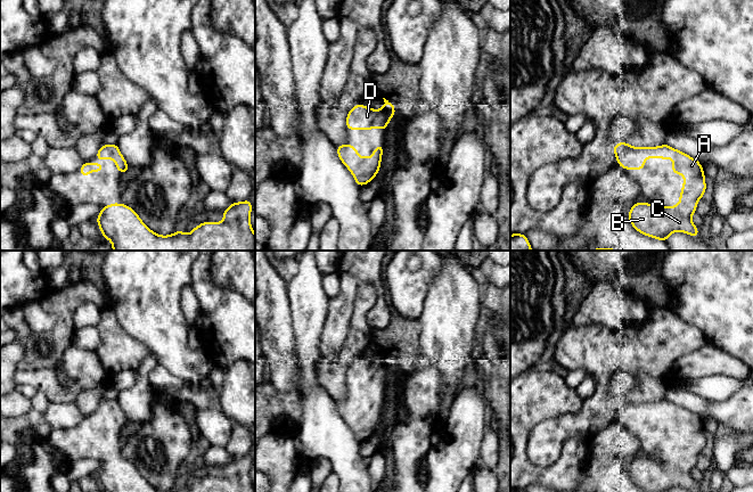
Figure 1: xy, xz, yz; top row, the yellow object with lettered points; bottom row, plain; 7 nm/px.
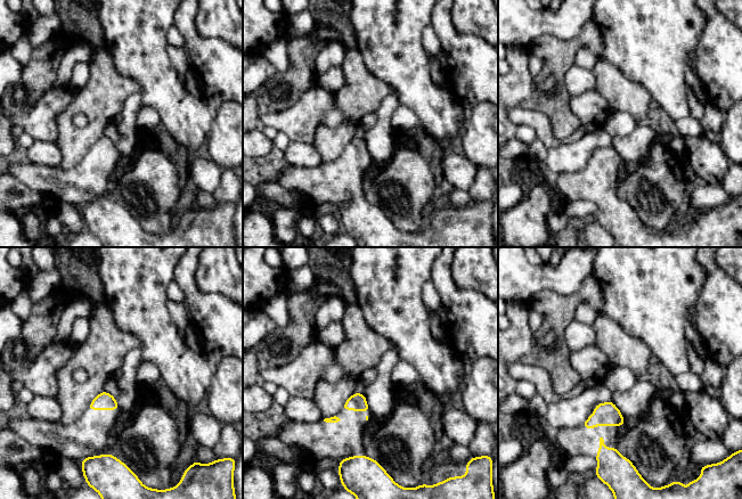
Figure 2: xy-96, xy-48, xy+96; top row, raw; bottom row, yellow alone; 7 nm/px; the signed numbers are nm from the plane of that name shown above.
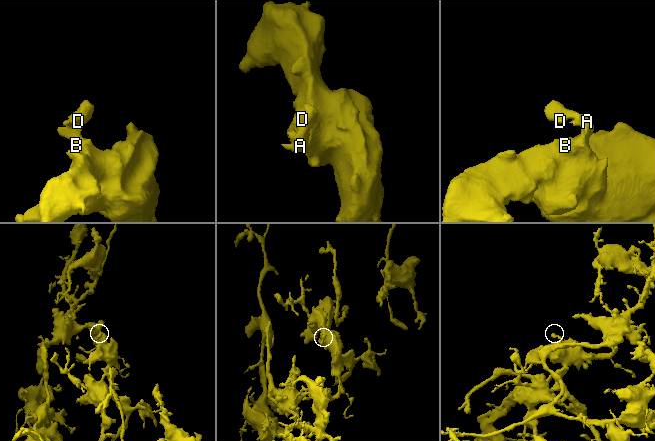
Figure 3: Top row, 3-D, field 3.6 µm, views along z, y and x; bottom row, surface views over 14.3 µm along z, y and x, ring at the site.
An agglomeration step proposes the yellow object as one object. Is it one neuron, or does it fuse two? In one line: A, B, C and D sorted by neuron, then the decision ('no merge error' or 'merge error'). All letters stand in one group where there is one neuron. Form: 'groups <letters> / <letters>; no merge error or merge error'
groups A B C D; no merge error

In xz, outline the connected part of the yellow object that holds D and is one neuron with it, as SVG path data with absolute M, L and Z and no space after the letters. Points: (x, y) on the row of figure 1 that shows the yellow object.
M386 100L380 109L371 109L365 105L355 105L346 115L347 130L386 130L390 120L395 115L393 102Z

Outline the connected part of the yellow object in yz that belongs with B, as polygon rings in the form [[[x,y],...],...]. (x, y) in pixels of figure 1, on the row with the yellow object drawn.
[[[617,142],[613,148],[617,164],[624,170],[644,170],[646,158],[672,158],[673,174],[684,175],[684,184],[677,206],[661,206],[638,202],[629,211],[630,224],[635,230],[647,237],[664,243],[672,232],[680,231],[691,237],[699,235],[693,223],[691,215],[697,208],[698,200],[706,190],[705,174],[702,164],[664,144],[657,147],[632,147],[628,142]]]

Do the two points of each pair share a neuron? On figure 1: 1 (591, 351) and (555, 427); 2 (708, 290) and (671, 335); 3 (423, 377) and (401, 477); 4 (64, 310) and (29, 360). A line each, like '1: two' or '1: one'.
1: one
2: two
3: one
4: one

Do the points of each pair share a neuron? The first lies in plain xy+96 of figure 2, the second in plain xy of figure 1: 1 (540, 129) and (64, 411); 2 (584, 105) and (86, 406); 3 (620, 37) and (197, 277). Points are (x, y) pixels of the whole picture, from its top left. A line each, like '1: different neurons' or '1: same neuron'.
1: different neurons
2: different neurons
3: different neurons

